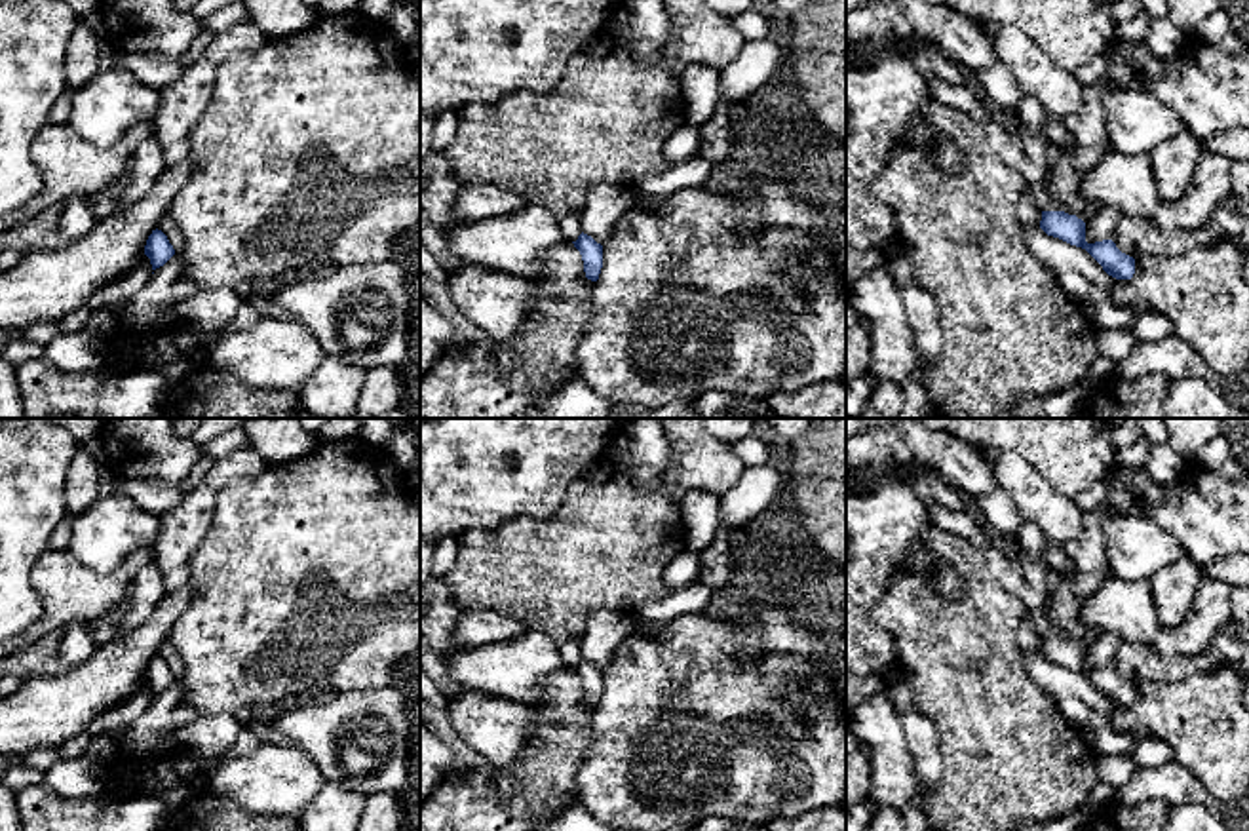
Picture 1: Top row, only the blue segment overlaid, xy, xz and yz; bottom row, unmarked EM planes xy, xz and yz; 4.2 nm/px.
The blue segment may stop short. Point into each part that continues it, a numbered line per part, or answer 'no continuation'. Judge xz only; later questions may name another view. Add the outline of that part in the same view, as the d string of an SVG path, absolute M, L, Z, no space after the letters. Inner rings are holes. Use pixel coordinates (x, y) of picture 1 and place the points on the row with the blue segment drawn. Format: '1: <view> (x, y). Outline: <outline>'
no continuation

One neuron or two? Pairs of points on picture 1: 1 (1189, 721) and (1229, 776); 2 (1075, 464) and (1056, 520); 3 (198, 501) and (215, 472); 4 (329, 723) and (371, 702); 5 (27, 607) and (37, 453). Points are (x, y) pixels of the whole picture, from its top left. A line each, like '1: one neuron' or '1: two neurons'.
1: one neuron
2: two neurons
3: one neuron
4: one neuron
5: one neuron

